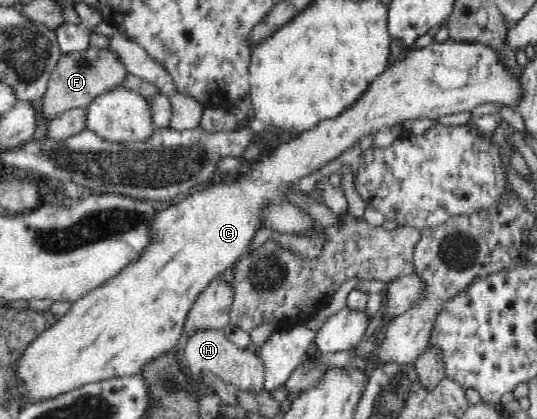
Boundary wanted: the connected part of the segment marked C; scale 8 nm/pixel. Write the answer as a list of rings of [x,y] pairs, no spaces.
[[[452,41],[433,42],[423,48],[407,50],[406,53],[405,60],[389,66],[347,110],[343,110],[343,114],[323,119],[297,138],[279,144],[271,154],[263,156],[259,164],[251,166],[251,170],[239,176],[235,182],[225,180],[221,184],[209,186],[207,190],[195,192],[189,198],[169,206],[167,210],[157,210],[151,214],[153,218],[148,224],[148,243],[140,250],[138,257],[121,267],[107,282],[73,302],[69,310],[34,338],[25,350],[23,358],[18,362],[18,374],[26,387],[29,387],[30,398],[33,399],[30,403],[55,398],[56,395],[87,383],[135,375],[149,359],[171,350],[180,339],[188,312],[200,292],[226,268],[233,267],[241,255],[247,252],[259,228],[259,210],[269,202],[277,205],[277,200],[283,200],[283,186],[297,184],[301,176],[319,170],[349,146],[357,144],[361,136],[371,132],[376,134],[381,128],[389,128],[415,118],[437,119],[447,114],[473,110],[481,104],[509,104],[514,108],[519,102],[521,83],[489,46]]]

